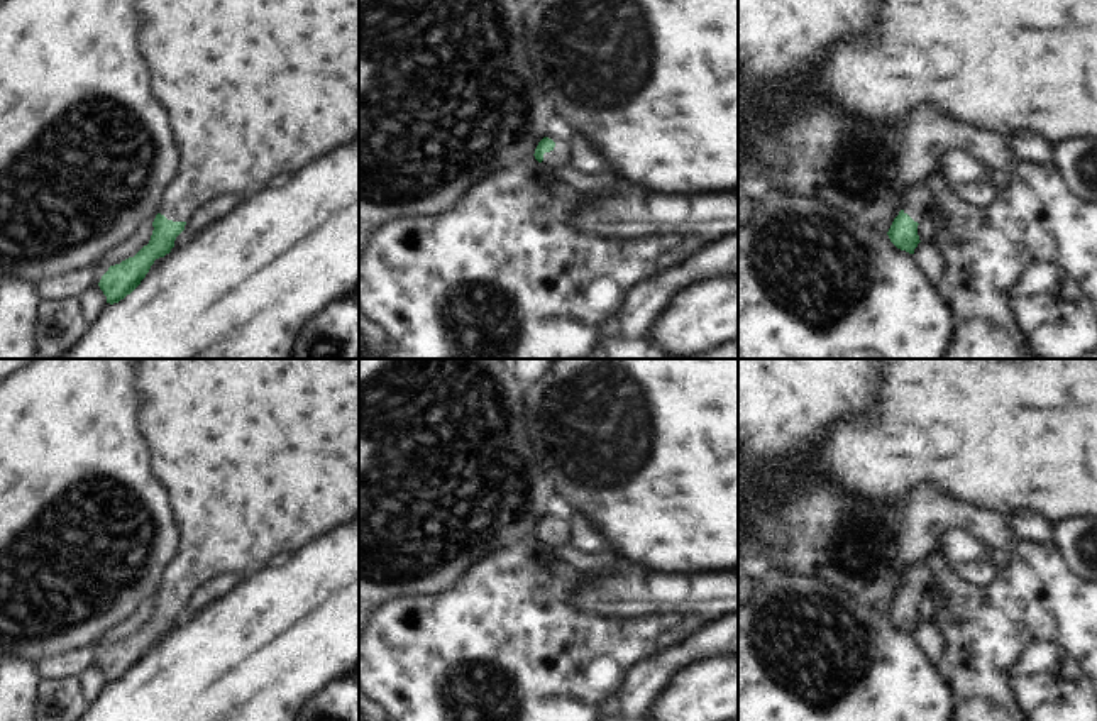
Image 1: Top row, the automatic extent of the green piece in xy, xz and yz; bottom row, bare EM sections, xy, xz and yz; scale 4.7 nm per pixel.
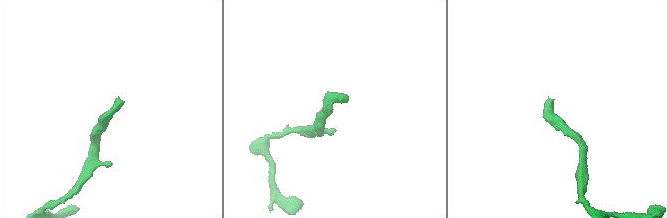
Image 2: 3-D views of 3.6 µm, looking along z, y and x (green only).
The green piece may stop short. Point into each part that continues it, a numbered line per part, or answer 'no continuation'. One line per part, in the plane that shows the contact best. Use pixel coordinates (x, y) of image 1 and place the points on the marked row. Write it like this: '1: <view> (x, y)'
1: xy (253, 88)

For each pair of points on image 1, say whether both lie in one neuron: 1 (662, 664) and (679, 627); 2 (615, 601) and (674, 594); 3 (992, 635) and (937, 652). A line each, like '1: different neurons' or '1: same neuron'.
1: different neurons
2: same neuron
3: different neurons

